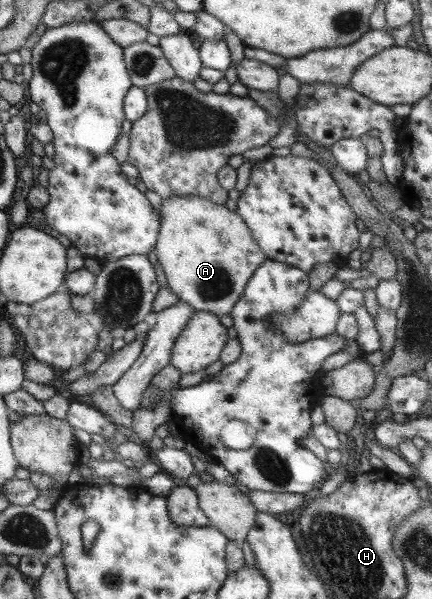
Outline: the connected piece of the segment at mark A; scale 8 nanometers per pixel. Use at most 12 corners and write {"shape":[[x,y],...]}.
{"shape":[[200,196],[162,199],[167,288],[228,315],[267,259],[244,220]]}

